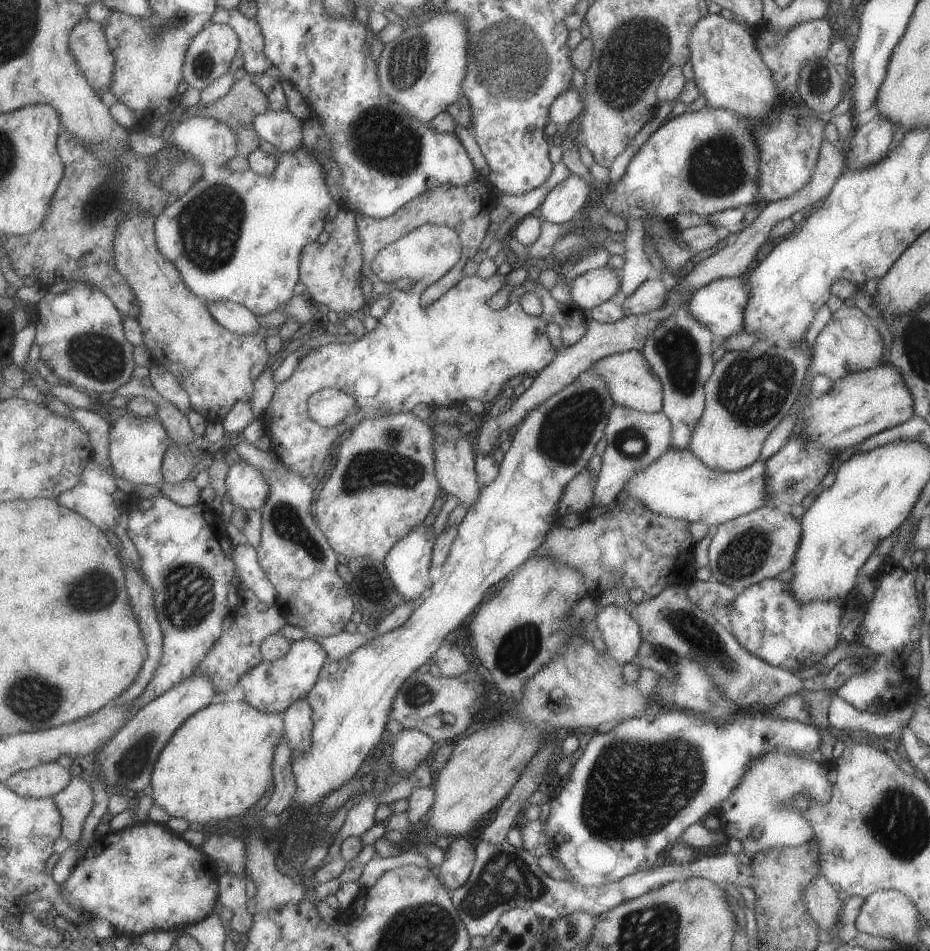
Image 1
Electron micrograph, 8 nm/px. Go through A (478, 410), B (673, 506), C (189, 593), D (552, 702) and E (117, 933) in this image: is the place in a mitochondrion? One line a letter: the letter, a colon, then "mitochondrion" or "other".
A: other
B: other
C: mitochondrion
D: other
E: other

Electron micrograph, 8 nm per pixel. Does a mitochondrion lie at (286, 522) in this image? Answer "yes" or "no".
yes

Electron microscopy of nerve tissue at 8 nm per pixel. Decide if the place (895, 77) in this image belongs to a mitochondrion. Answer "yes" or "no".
no

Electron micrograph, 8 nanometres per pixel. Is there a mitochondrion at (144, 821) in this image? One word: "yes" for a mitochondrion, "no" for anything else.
no

